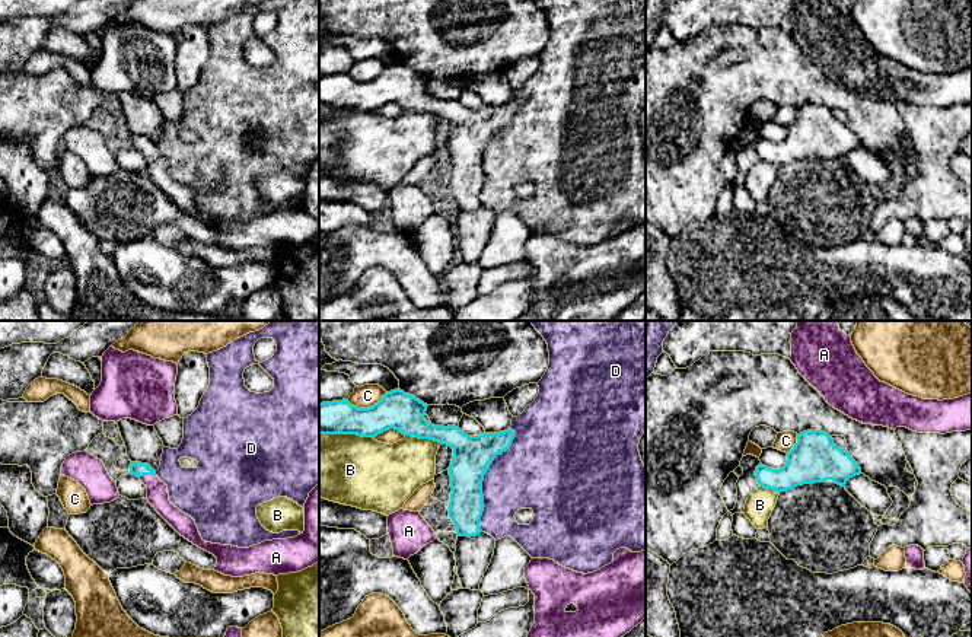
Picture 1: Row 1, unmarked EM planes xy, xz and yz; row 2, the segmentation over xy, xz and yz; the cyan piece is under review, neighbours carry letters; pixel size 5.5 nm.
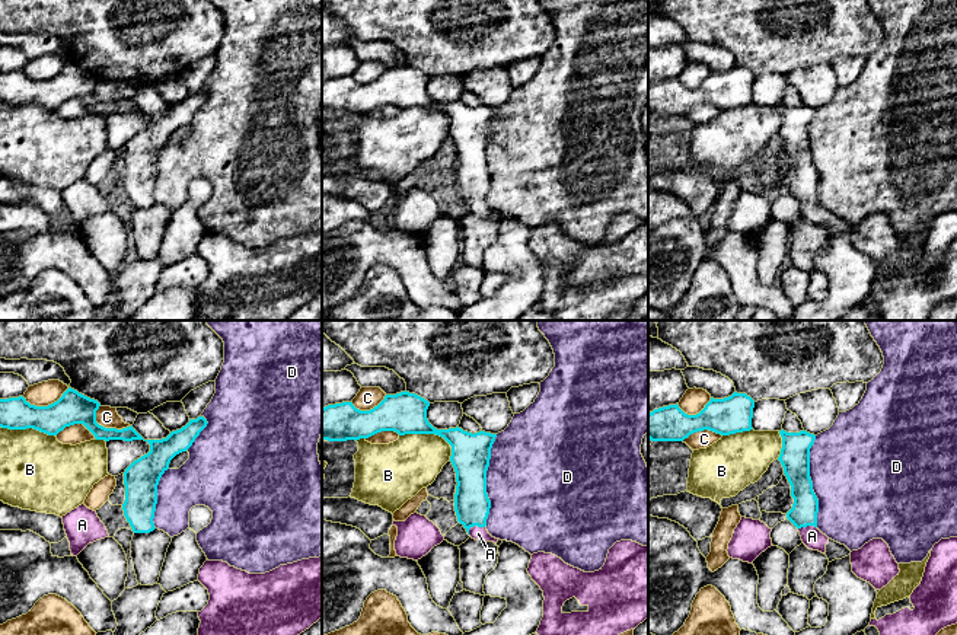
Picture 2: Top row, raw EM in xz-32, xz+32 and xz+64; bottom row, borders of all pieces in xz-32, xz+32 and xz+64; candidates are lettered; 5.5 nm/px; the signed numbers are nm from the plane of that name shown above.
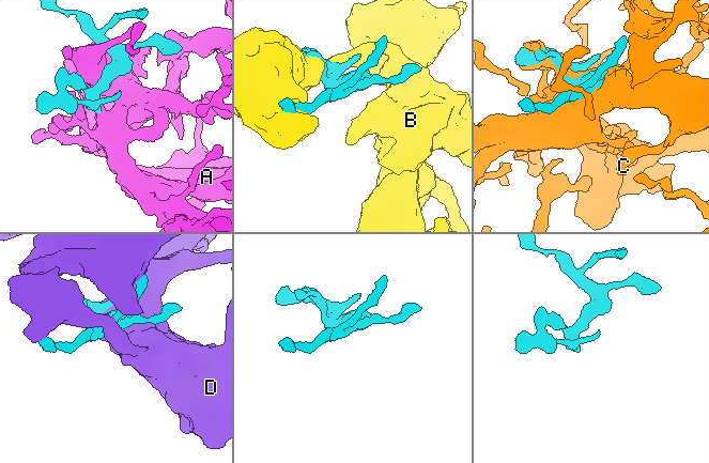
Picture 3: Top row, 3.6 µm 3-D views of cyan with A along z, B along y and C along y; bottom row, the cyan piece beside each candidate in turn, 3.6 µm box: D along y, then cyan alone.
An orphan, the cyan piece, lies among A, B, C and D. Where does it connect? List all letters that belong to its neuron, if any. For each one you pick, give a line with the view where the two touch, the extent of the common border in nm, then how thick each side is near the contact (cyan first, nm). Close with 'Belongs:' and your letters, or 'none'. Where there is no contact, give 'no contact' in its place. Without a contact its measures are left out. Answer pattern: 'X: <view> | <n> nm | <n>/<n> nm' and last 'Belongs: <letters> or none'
A: xy | 100 nm | 80/120 nm
Belongs: A

